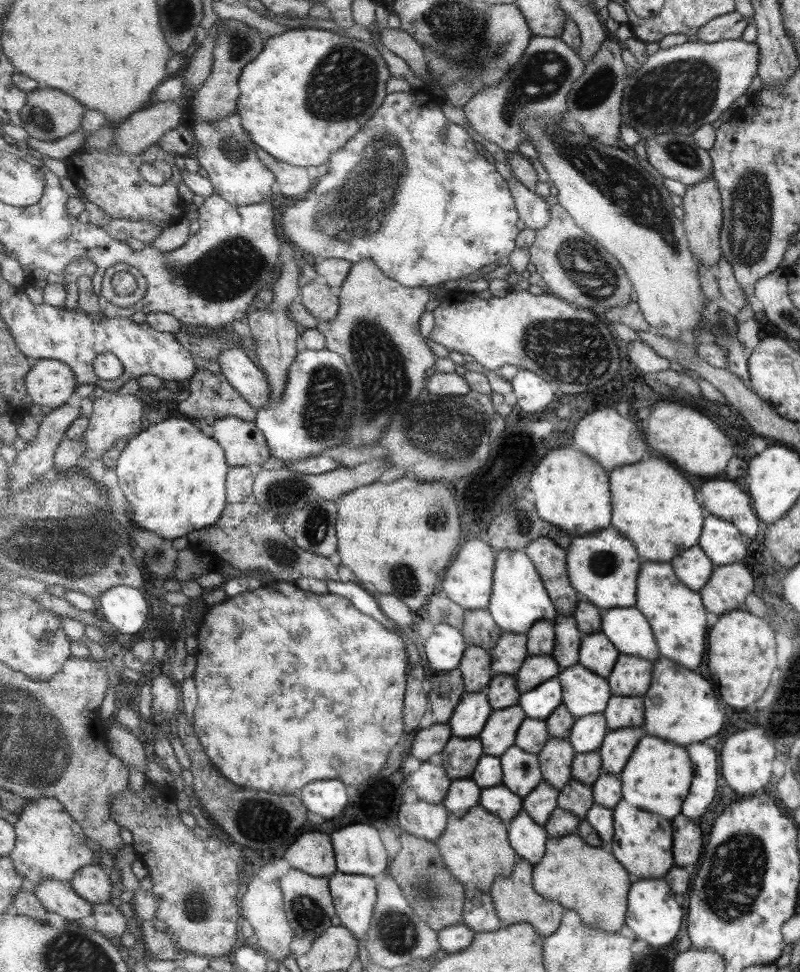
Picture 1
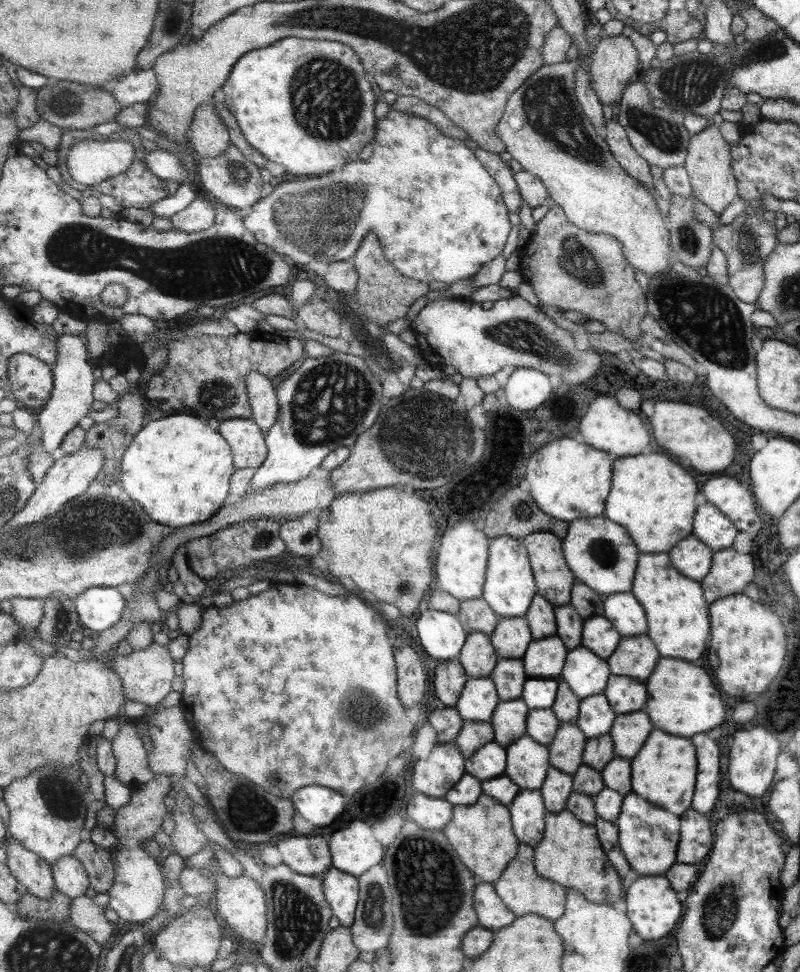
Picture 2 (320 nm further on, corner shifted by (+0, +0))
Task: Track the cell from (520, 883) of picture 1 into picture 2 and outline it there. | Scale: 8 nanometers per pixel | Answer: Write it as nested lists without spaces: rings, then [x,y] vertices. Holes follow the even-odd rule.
[[[521,844],[517,858],[512,860],[504,875],[495,885],[497,894],[516,913],[517,917],[535,913],[550,921],[555,921],[564,914],[563,904],[567,904],[567,897],[563,894],[563,888],[556,881],[547,880],[537,872],[535,849],[532,845]]]

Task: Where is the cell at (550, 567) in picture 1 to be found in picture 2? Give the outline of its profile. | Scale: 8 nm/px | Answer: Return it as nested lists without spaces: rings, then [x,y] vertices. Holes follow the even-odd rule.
[[[537,532],[523,539],[528,548],[538,593],[555,607],[567,605],[573,574],[565,566],[559,538],[549,532]]]

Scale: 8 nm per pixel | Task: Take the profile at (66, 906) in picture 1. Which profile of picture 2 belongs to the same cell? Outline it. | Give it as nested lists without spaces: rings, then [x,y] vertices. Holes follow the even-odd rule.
[[[16,838],[6,843],[5,849],[6,865],[26,890],[35,896],[52,899],[56,880],[50,862],[25,848]]]

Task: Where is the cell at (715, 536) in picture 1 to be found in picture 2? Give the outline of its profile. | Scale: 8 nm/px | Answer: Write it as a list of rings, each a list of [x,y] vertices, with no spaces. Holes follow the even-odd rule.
[[[701,500],[693,520],[693,537],[703,542],[713,554],[719,550],[732,547],[739,530],[719,509]]]

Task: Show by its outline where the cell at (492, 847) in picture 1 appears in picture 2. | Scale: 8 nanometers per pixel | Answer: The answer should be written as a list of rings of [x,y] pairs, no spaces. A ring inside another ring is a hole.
[[[485,793],[479,797],[477,804],[457,805],[453,820],[446,824],[443,831],[461,860],[481,883],[495,884],[504,875],[512,860],[517,858],[522,844],[514,831],[510,807]]]

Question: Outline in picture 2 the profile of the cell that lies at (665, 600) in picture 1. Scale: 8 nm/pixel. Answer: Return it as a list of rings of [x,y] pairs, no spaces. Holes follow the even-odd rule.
[[[640,553],[631,592],[645,604],[645,616],[649,616],[647,636],[653,636],[653,644],[657,644],[661,656],[689,662],[701,656],[711,621],[707,618],[704,589],[699,581],[689,580],[673,568],[668,553]]]

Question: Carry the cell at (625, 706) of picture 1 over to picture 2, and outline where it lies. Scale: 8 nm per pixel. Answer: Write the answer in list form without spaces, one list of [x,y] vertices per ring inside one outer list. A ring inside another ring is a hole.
[[[611,675],[602,693],[617,715],[645,709],[645,686],[634,678]]]

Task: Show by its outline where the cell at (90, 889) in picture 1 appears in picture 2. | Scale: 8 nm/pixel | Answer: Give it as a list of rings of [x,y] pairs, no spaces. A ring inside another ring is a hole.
[[[74,855],[62,856],[52,864],[56,889],[72,899],[83,896],[91,886],[86,866]]]

